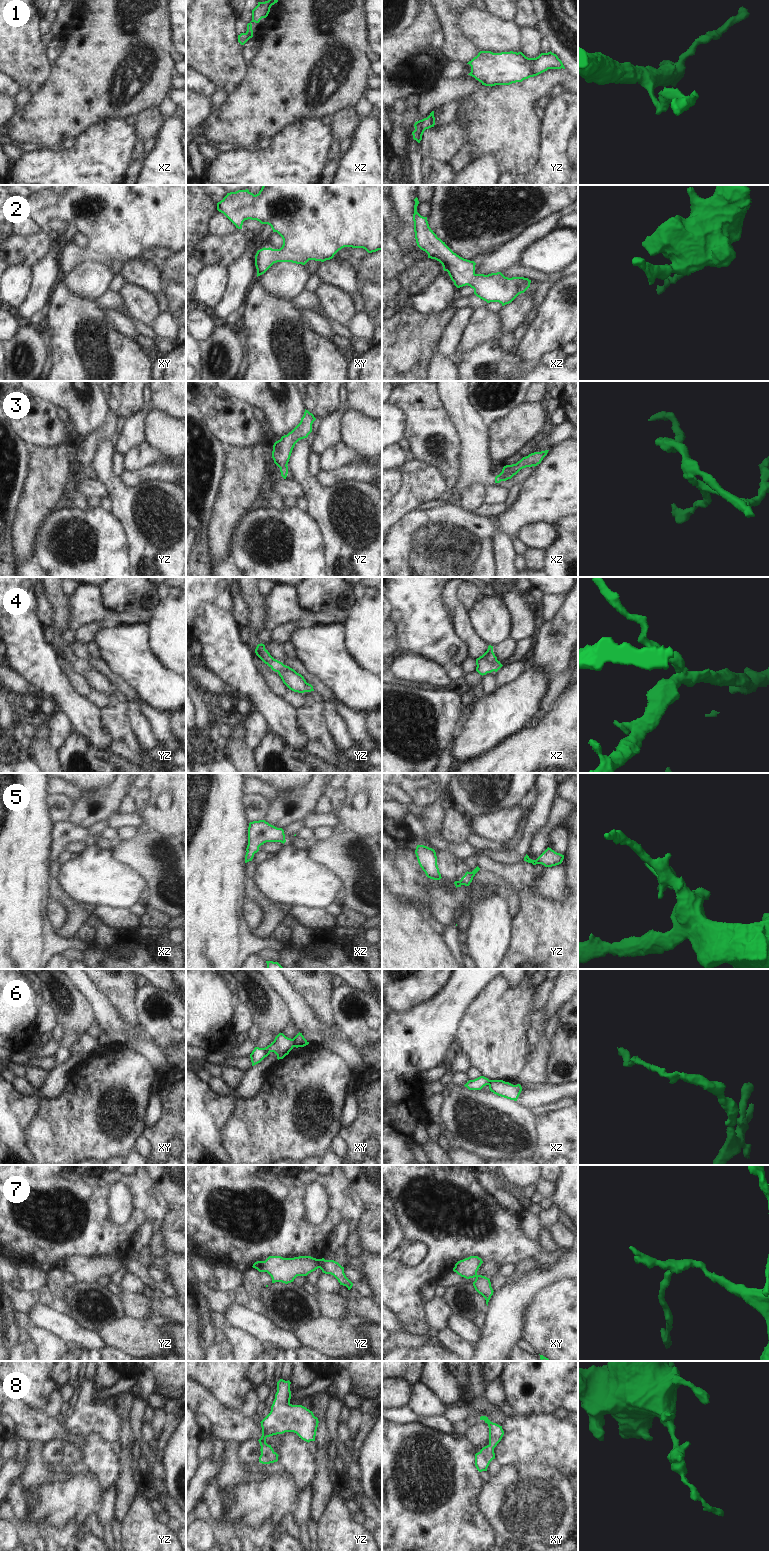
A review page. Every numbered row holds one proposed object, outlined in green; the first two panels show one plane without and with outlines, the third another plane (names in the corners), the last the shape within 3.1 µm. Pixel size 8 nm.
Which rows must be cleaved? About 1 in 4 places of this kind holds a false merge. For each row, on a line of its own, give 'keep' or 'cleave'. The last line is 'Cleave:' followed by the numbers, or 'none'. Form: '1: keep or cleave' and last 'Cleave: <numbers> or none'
1: keep
2: keep
3: cleave
4: keep
5: keep
6: cleave
7: keep
8: keep
Cleave: 3, 6

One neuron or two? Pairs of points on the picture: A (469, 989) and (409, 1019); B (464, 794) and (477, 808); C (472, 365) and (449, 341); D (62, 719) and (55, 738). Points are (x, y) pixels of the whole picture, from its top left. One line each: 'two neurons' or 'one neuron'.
A: one neuron
B: one neuron
C: two neurons
D: one neuron

